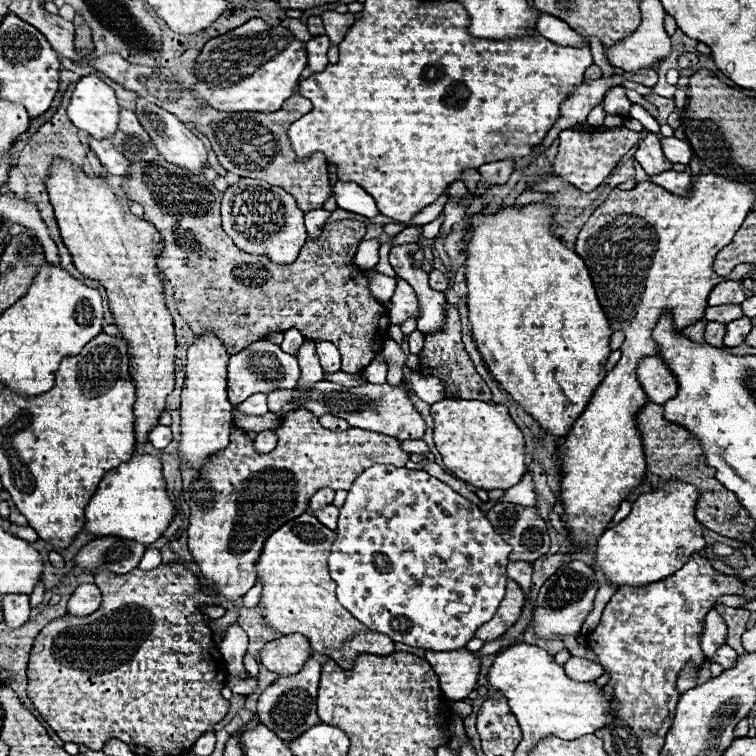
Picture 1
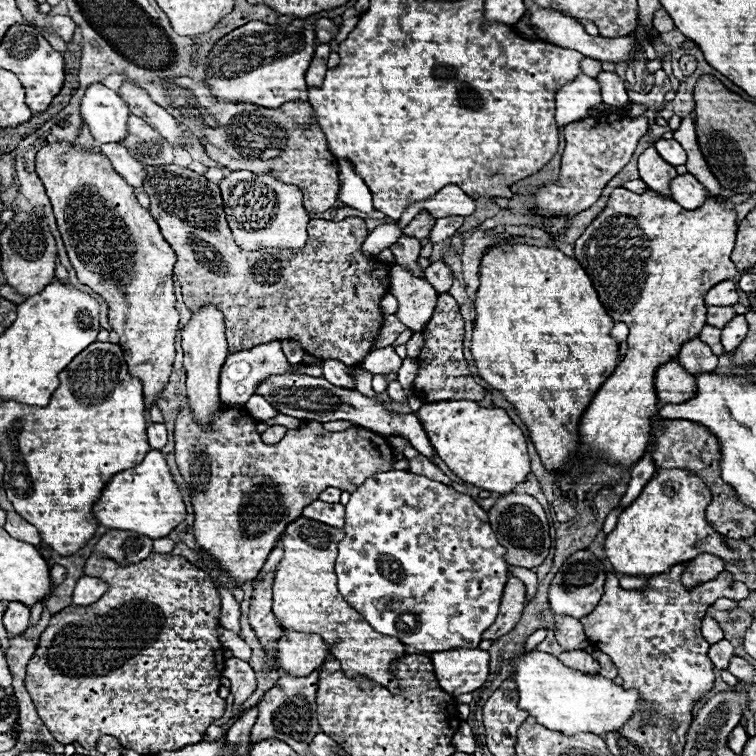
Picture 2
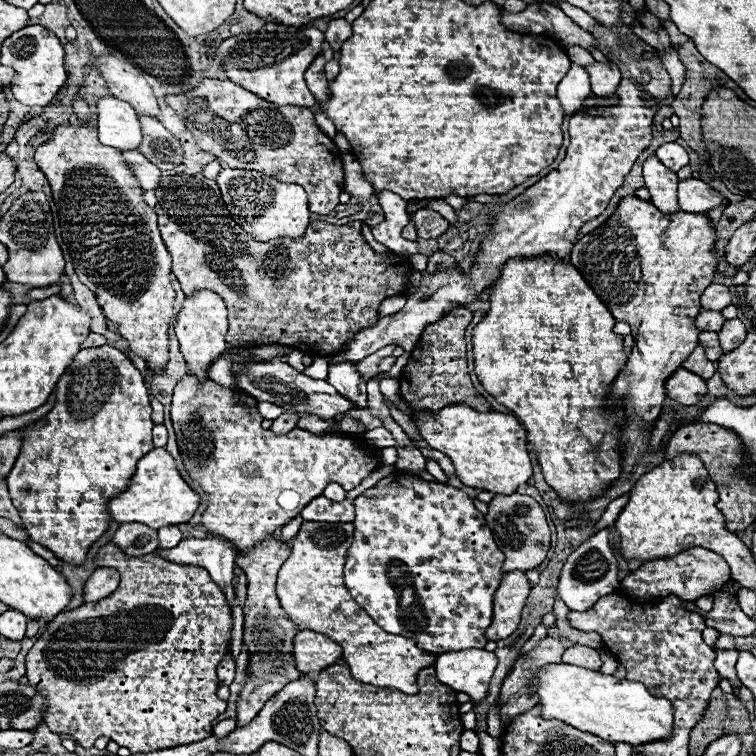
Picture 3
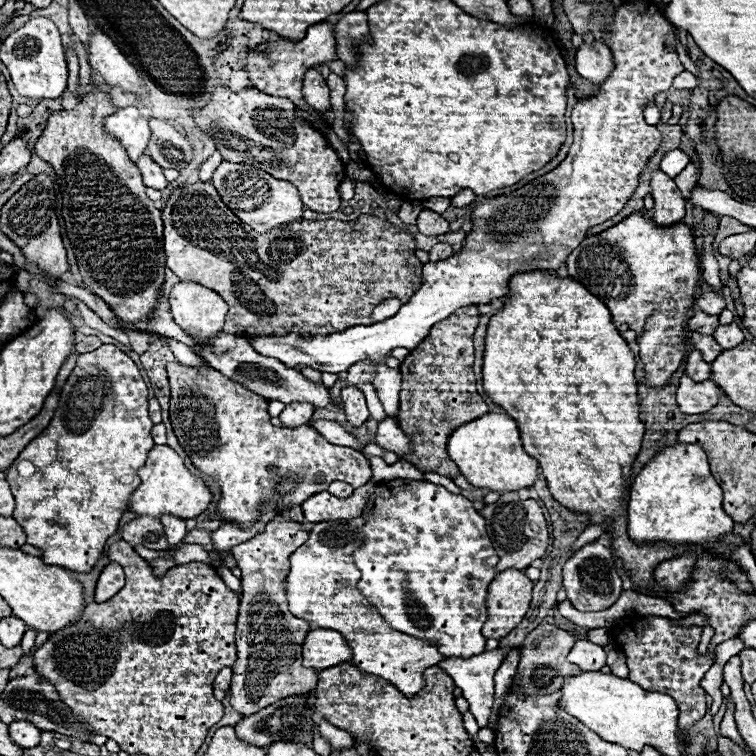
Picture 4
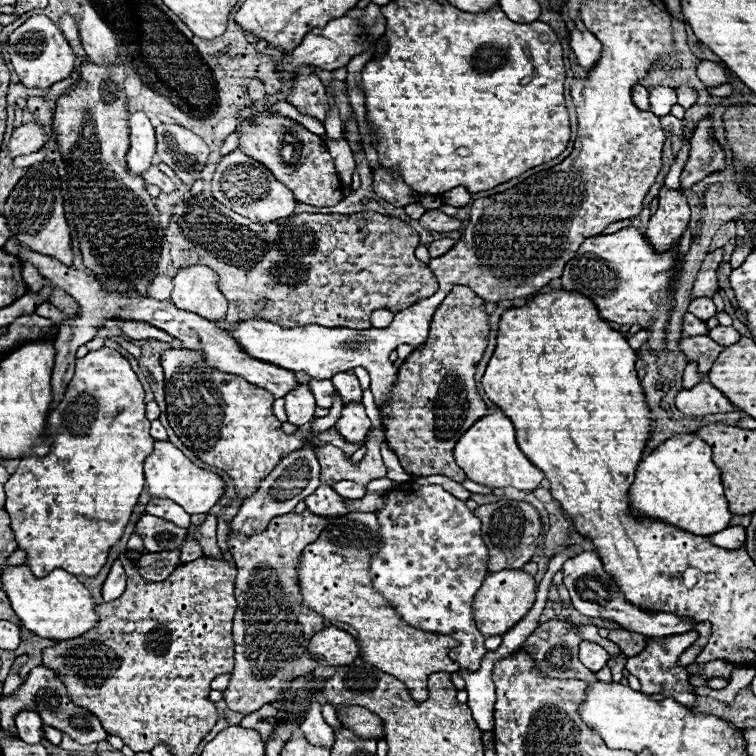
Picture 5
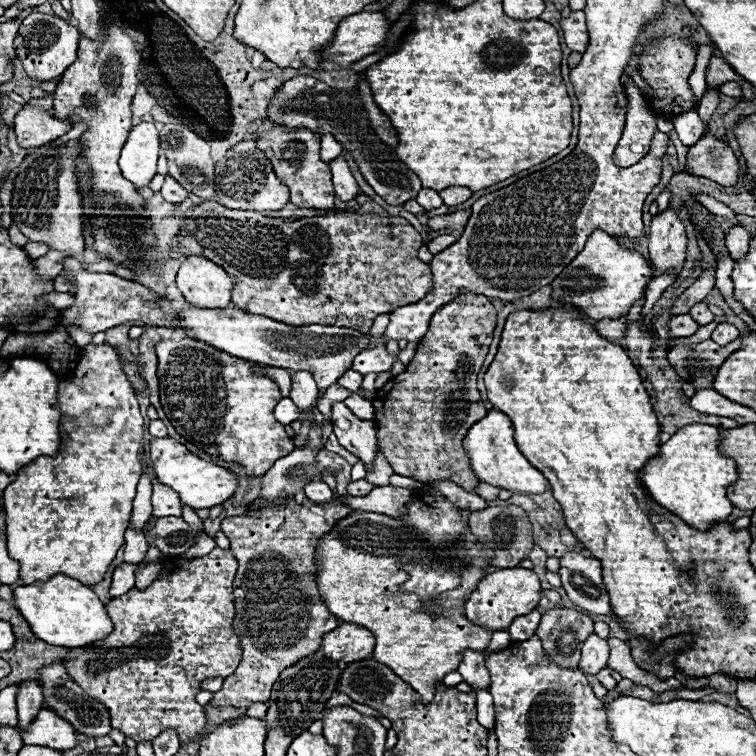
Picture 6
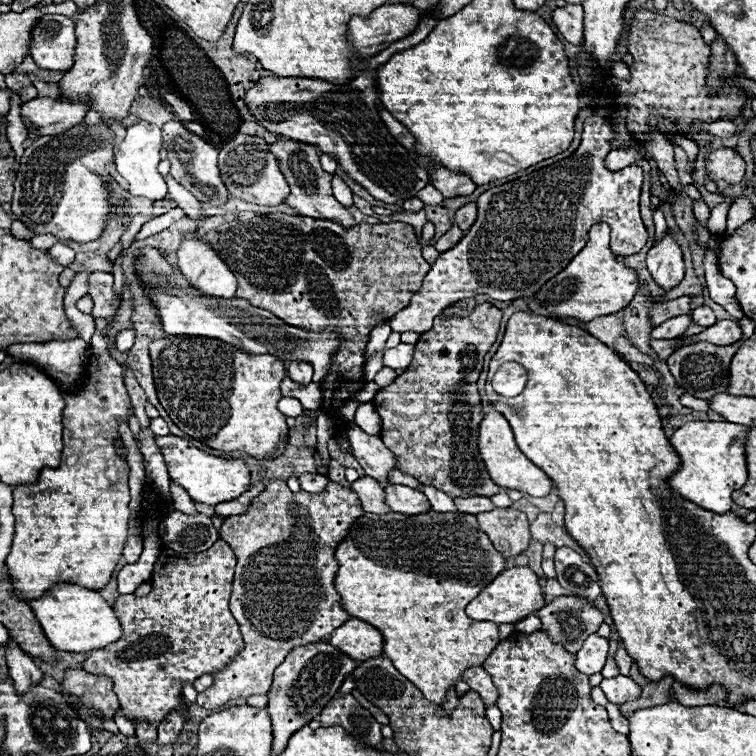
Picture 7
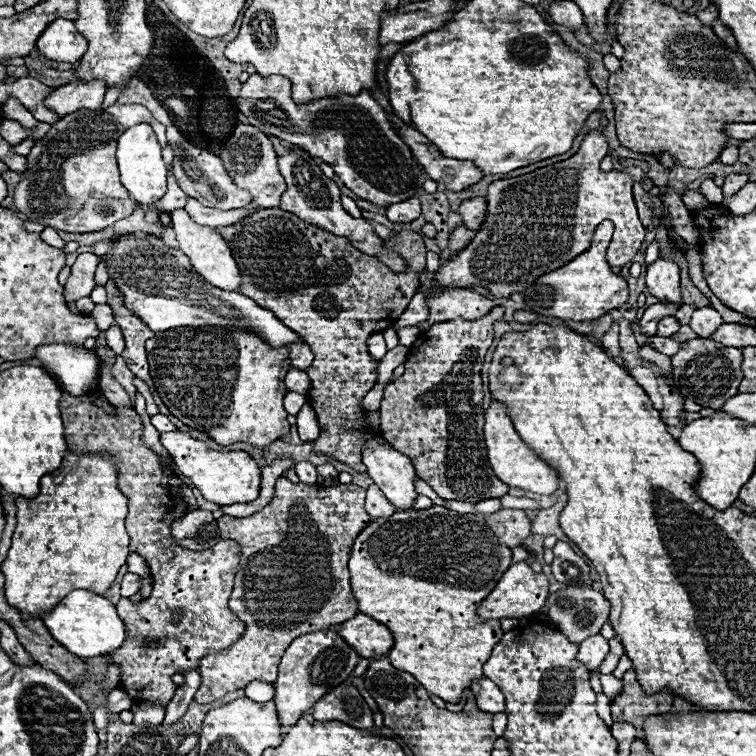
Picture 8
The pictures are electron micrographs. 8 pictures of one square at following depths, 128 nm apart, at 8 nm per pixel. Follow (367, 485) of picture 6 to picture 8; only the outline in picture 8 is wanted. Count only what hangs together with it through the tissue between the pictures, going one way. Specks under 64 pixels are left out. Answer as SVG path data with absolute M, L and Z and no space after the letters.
M372 484L366 492L368 492L366 512L370 514L370 518L386 518L396 512L396 508L392 508L392 504L388 504L386 496L380 492L380 488L376 488L376 484Z

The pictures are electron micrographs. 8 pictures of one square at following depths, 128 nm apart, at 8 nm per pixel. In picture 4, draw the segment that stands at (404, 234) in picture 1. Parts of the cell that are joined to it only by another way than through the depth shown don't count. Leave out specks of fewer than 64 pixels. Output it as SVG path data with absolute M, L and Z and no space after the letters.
M422 210L416 226L426 236L438 236L438 234L446 234L450 230L448 228L450 224L438 212L432 212L432 210Z

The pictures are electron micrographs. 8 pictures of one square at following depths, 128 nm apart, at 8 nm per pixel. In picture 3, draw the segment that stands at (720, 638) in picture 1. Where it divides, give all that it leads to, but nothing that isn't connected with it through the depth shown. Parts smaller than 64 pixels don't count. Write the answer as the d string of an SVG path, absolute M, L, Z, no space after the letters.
M726 650L726 652L716 652L716 660L714 660L714 666L720 672L720 676L732 682L734 696L740 694L740 686L742 686L736 676L736 656L738 656L738 650Z

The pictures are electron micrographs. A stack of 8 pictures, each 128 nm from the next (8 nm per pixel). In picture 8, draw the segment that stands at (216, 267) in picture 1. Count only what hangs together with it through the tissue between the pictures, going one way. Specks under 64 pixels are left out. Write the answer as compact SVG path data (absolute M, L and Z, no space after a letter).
M278 208L272 210L258 210L244 224L234 224L232 228L220 228L222 236L228 238L228 244L236 256L238 268L242 272L242 286L240 292L248 298L252 298L258 306L272 310L278 320L282 320L284 326L294 330L304 342L310 344L314 352L314 362L306 370L310 376L310 390L308 390L308 402L318 414L320 422L320 438L314 442L314 452L330 456L356 472L366 472L362 464L362 450L364 442L378 438L376 432L368 428L366 422L366 410L362 408L362 398L368 394L368 390L378 382L378 360L374 360L368 352L366 338L372 332L386 330L392 322L398 320L398 316L406 310L408 302L418 290L418 272L424 270L424 256L426 248L422 242L422 236L416 232L402 230L386 244L400 252L404 260L408 262L408 272L394 274L390 268L386 268L378 258L368 256L352 248L348 240L334 236L330 232L324 232L322 228L316 228L298 216L292 216L290 212L280 212Z

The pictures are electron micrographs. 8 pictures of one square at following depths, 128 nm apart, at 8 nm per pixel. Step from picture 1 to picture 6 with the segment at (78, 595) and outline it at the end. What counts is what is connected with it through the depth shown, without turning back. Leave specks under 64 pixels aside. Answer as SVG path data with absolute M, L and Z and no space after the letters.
M122 562L122 564L114 570L112 586L110 586L110 594L112 594L112 598L122 596L122 594L126 594L128 590L134 588L136 570L138 570L138 566L136 566L136 564L128 564L128 562Z

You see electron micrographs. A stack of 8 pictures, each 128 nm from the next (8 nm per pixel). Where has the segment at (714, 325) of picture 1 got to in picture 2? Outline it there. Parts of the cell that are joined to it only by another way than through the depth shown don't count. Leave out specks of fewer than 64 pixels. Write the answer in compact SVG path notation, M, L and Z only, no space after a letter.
M704 326L704 328L700 330L700 340L704 340L704 344L708 344L716 356L724 354L722 344L720 344L720 330L718 330L718 328Z

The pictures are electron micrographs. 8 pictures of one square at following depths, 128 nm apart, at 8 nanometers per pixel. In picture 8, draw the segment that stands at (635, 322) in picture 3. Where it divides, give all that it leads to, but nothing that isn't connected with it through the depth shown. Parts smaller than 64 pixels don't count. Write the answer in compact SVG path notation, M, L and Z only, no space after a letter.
M604 220L602 224L598 224L592 246L584 254L576 256L576 260L568 262L564 268L548 272L540 276L540 280L532 282L522 292L522 296L526 302L536 302L536 304L526 304L526 308L542 316L552 316L558 320L574 320L574 322L596 320L608 314L610 310L620 308L628 300L628 284L622 276L614 274L606 262L606 248L610 244L612 232L614 232L612 222Z

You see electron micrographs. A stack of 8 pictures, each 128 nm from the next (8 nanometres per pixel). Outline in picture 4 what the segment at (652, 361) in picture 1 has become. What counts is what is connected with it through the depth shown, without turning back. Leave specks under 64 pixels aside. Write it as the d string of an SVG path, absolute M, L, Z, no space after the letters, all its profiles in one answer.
M684 374L680 378L680 386L676 392L676 404L680 408L680 412L684 414L702 414L708 412L710 408L714 408L720 400L720 388L708 380L708 382L692 382L688 380L688 376Z

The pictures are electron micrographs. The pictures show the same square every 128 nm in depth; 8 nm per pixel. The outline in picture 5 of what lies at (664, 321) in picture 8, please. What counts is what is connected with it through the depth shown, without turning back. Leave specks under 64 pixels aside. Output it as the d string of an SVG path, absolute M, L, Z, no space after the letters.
M690 312L684 314L684 320L682 320L682 336L696 336L696 334L706 334L706 332L708 332L706 322L696 320L696 316L692 316Z

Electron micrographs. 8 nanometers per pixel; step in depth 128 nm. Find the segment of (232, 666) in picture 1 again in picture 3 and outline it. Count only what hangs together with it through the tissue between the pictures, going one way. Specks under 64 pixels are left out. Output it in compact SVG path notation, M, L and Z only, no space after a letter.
M220 536L208 538L184 538L178 546L168 550L156 550L160 558L166 558L176 564L192 564L204 566L212 580L222 588L230 606L234 604L234 590L232 590L232 570L236 548L232 542L222 540Z

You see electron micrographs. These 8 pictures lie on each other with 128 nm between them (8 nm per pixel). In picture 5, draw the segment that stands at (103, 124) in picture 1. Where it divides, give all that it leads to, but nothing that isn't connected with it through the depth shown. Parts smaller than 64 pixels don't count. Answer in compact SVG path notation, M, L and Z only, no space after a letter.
M144 112L130 114L130 148L126 154L126 168L134 176L142 176L152 166L156 152L154 126Z

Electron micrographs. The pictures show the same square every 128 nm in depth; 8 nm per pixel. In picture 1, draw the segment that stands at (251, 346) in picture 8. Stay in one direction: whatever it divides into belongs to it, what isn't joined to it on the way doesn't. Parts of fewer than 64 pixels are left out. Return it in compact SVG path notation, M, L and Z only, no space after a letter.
M300 408L288 416L282 416L282 424L280 428L274 430L278 434L278 446L268 452L268 454L260 454L256 452L256 448L252 446L252 440L246 436L246 432L242 428L232 428L230 432L230 444L224 448L224 450L218 450L216 454L212 454L206 464L200 468L200 470L194 470L190 466L180 466L182 470L182 480L184 480L184 500L188 502L190 506L190 526L188 526L188 548L194 556L194 560L198 562L200 570L202 570L202 576L204 580L208 582L214 582L216 584L216 592L228 600L236 600L240 598L242 594L246 594L254 582L256 582L256 560L260 560L260 554L262 554L262 546L264 546L264 540L280 526L284 526L286 522L294 520L296 516L304 514L308 510L308 504L310 504L310 498L314 496L316 490L320 488L336 488L336 490L348 490L350 484L356 480L356 476L360 476L360 472L364 472L366 468L370 468L374 464L392 464L396 467L404 467L408 462L408 456L406 452L400 450L400 442L396 442L396 438L390 438L390 436L384 436L384 434L376 434L376 432L368 432L368 430L362 430L362 428L348 428L344 432L332 432L332 430L326 430L320 426L318 418L312 416L312 412L308 412L306 408Z

